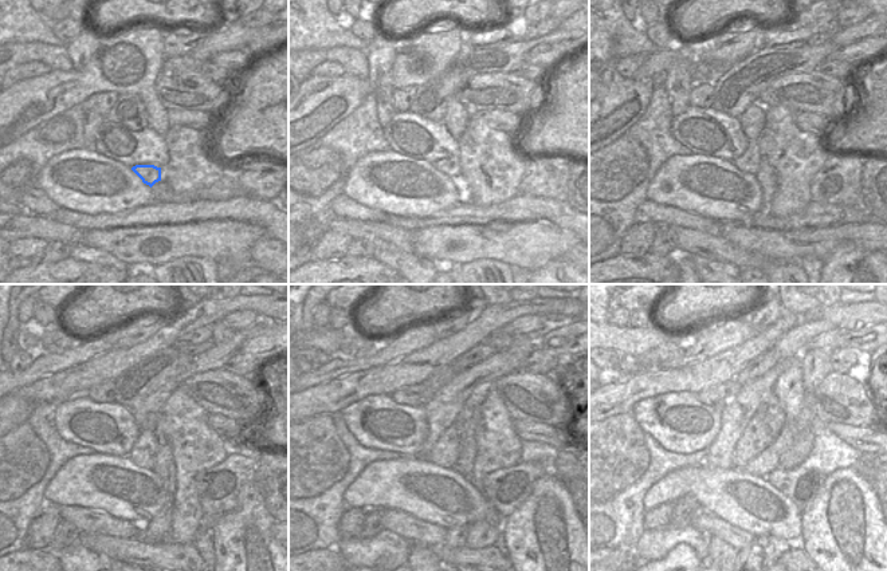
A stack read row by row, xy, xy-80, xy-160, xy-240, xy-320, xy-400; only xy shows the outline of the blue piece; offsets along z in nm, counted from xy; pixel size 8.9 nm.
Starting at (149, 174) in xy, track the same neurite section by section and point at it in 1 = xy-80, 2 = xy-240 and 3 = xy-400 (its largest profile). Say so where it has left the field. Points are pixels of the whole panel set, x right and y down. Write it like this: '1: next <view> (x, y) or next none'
1: next xy-80 (451, 166)
2: next xy-240 (142, 453)
3: next xy-400 (756, 437)

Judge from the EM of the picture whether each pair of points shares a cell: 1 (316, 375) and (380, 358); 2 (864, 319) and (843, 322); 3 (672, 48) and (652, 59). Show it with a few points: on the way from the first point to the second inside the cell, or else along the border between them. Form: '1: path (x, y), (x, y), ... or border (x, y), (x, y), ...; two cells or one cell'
1: path (332, 371), (344, 366), (364, 363); one cell
2: path (859, 319), (848, 319); one cell
3: path (667, 54), (658, 59); one cell

